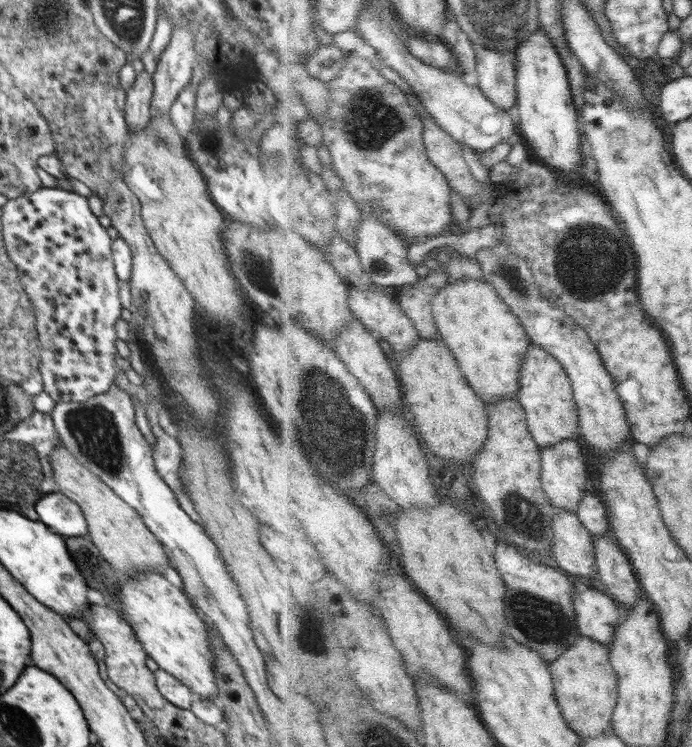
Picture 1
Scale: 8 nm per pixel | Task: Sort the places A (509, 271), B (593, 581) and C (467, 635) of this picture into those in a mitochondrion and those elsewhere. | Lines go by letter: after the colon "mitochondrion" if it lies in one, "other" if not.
A: mitochondrion
B: other
C: other

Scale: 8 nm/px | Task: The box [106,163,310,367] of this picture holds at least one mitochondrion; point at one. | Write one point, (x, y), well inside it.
(248, 255)

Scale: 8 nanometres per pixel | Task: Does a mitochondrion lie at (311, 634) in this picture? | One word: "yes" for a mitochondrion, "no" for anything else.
yes

